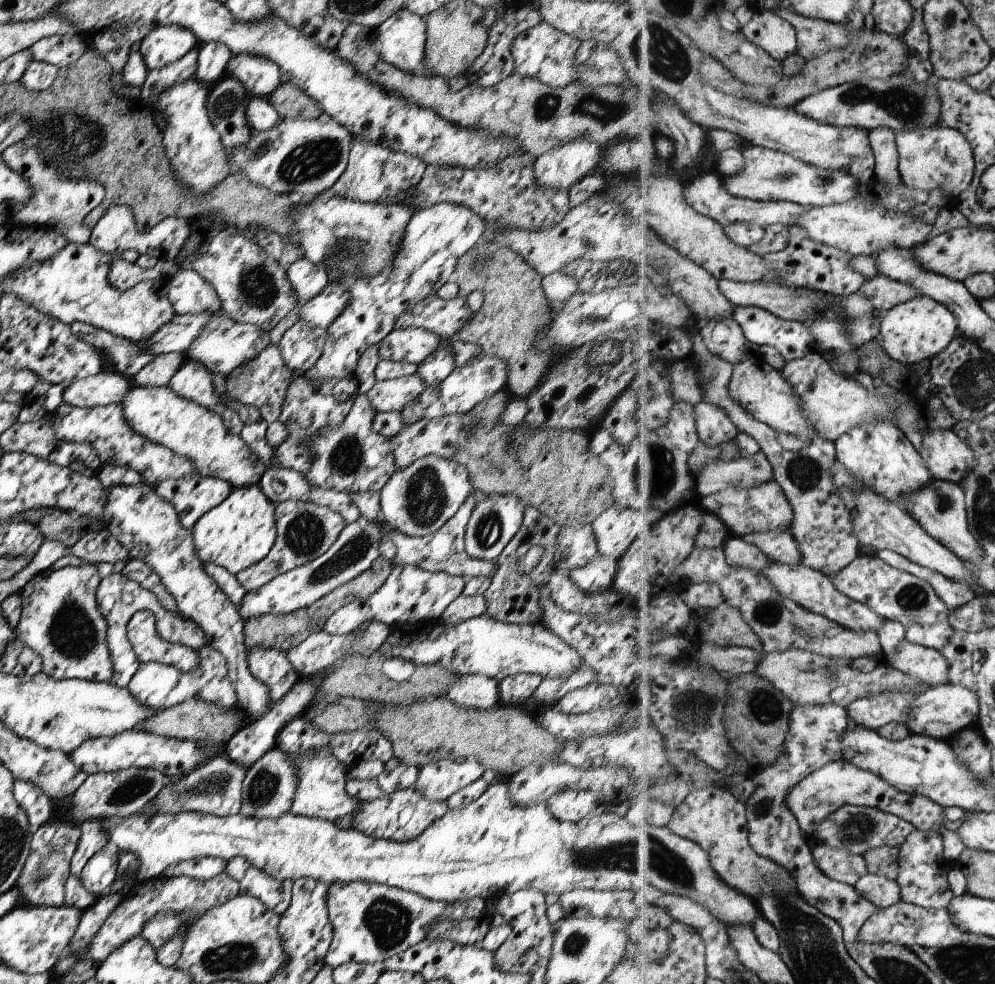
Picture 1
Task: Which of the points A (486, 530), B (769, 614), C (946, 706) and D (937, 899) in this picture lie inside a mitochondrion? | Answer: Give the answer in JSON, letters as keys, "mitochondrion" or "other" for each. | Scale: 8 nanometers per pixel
{"A":"mitochondrion","B":"mitochondrion","C":"other","D":"other"}

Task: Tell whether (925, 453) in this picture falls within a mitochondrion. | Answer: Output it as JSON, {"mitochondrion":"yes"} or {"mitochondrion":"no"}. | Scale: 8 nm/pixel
{"mitochondrion":"no"}

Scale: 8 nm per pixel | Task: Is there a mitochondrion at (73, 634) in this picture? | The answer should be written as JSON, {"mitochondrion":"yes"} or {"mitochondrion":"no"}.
{"mitochondrion":"yes"}

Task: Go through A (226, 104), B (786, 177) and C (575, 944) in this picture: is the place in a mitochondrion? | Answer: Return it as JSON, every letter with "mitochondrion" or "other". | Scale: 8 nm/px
{"A":"mitochondrion","B":"mitochondrion","C":"mitochondrion"}

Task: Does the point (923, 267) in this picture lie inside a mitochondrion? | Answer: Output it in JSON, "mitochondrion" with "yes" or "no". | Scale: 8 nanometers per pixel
{"mitochondrion":"no"}

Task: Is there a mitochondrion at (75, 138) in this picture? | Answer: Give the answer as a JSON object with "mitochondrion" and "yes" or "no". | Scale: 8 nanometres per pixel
{"mitochondrion":"yes"}

